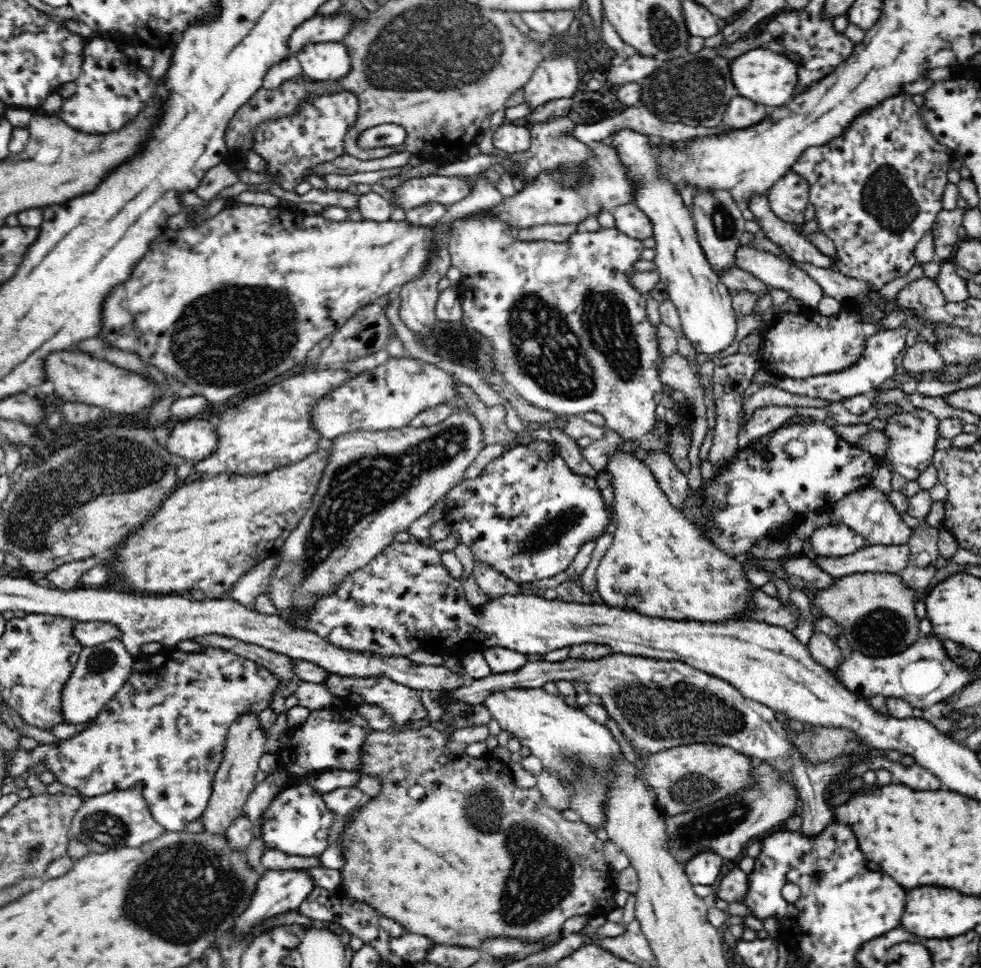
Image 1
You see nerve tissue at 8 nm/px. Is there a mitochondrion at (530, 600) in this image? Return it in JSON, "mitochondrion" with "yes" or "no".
{"mitochondrion":"no"}

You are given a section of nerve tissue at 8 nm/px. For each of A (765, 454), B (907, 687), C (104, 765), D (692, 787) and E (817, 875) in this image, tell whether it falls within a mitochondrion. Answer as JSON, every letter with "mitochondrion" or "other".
{"A":"other","B":"other","C":"other","D":"mitochondrion","E":"other"}

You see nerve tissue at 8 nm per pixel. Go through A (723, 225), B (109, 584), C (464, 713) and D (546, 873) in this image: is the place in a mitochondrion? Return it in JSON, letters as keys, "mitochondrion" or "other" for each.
{"A":"mitochondrion","B":"other","C":"mitochondrion","D":"mitochondrion"}

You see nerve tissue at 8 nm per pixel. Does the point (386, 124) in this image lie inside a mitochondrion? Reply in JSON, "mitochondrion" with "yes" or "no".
{"mitochondrion":"no"}

